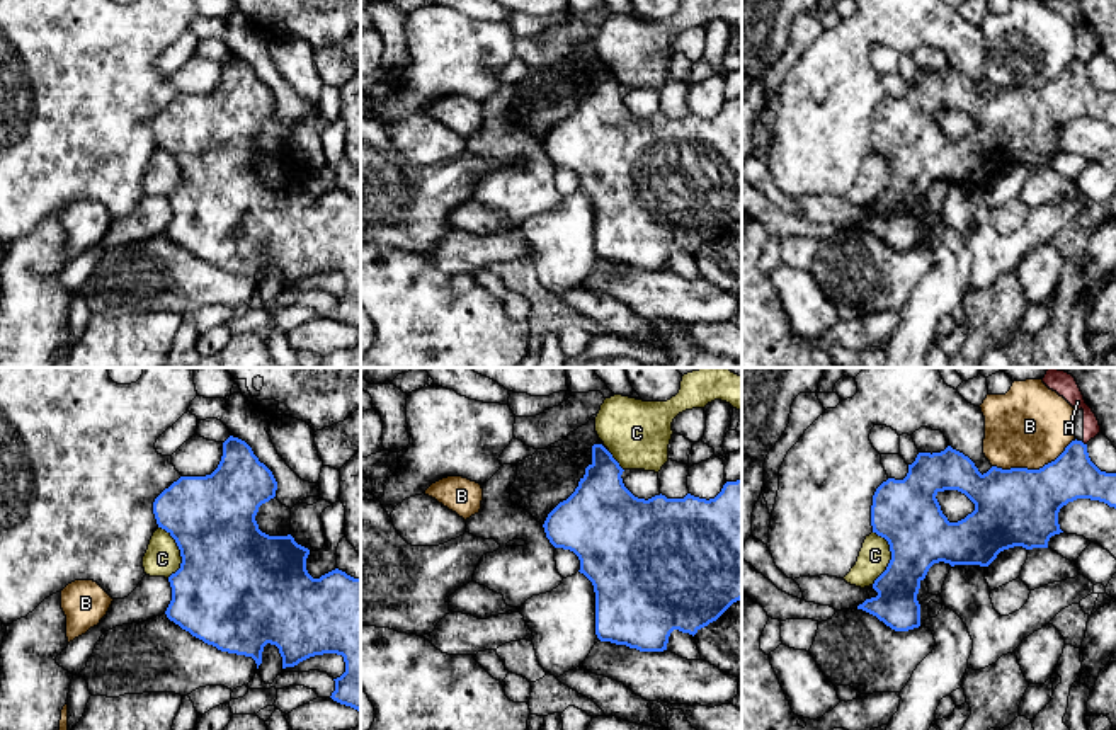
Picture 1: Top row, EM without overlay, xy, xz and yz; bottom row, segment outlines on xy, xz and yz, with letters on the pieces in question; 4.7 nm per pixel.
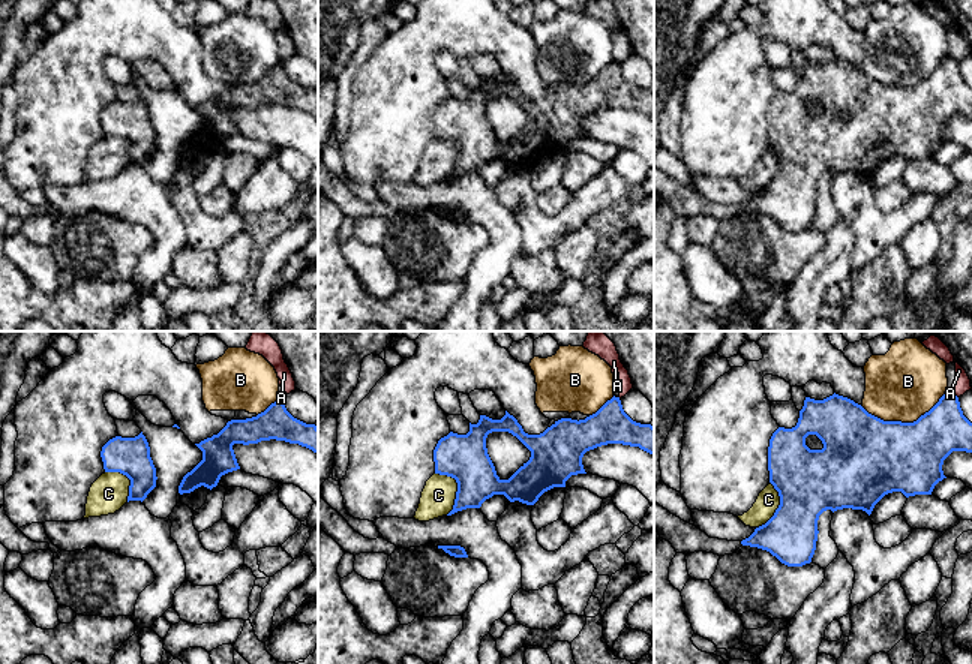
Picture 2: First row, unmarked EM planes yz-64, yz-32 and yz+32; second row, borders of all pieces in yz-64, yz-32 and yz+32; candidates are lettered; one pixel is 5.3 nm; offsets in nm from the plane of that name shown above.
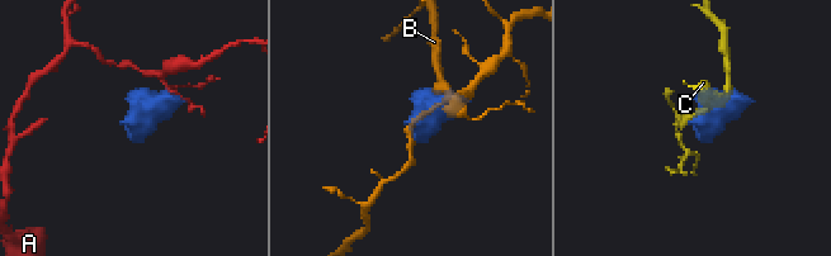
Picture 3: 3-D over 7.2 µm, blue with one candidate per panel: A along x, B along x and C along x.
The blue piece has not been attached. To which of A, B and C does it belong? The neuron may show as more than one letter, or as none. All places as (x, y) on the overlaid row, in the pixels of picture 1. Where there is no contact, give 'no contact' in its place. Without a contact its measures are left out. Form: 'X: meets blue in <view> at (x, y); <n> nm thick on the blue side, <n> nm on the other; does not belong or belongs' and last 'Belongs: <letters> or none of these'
A: meets blue in yz at (1082, 443); 220 nm thick on the blue side, 90 nm on the other; does not belong
B: meets blue in yz at (1033, 470); 360 nm thick on the blue side, 380 nm on the other; does not belong
C: meets blue in xy at (181, 552); 480 nm thick on the blue side, 170 nm on the other; does not belong
Belongs: none of these

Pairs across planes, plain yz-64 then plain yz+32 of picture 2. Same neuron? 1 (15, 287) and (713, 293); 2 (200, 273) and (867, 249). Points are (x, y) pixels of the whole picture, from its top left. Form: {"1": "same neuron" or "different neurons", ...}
{"1": "different neurons", "2": "different neurons"}

